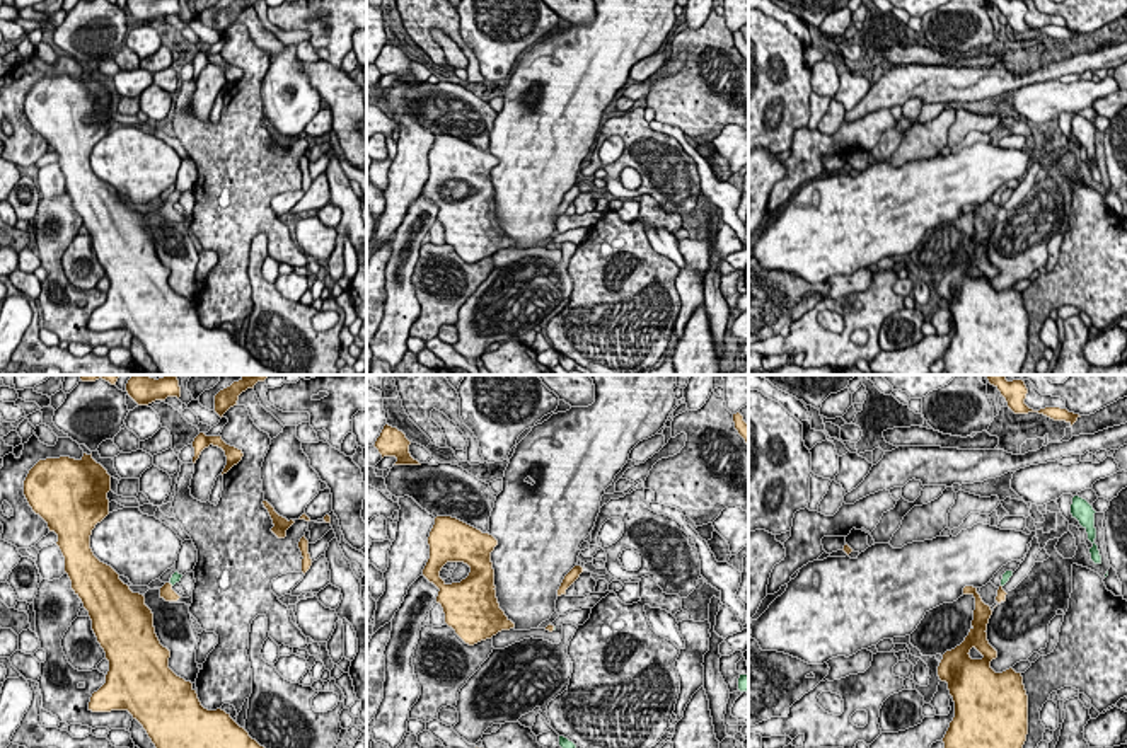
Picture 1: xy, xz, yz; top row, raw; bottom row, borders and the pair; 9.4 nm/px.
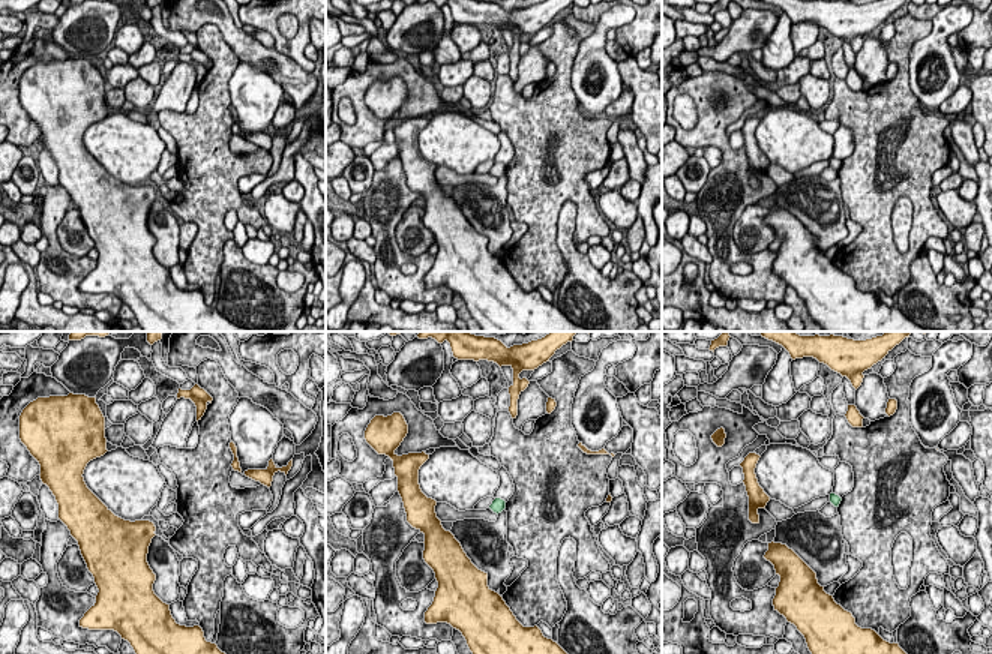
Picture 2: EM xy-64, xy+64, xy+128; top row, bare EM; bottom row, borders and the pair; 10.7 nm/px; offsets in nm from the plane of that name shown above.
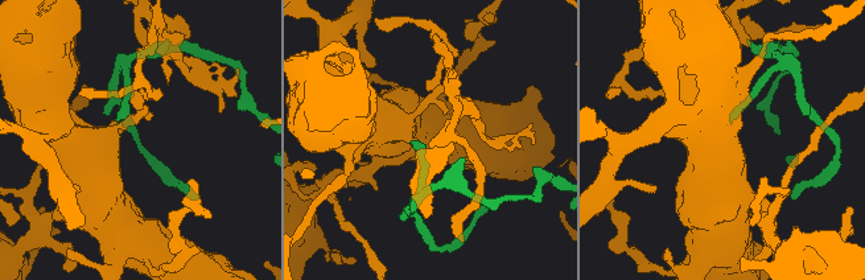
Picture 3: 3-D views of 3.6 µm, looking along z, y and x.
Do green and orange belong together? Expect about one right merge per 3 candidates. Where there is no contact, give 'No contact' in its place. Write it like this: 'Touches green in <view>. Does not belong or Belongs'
Touches green in xy. Belongs

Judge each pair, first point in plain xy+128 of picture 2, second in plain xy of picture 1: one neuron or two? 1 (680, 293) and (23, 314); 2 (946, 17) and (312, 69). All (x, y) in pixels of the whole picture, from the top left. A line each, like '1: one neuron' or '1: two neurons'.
1: two neurons
2: two neurons

